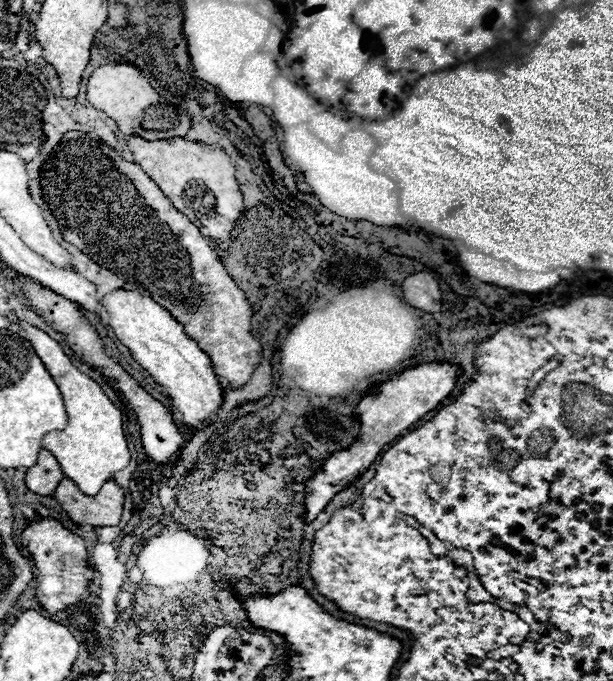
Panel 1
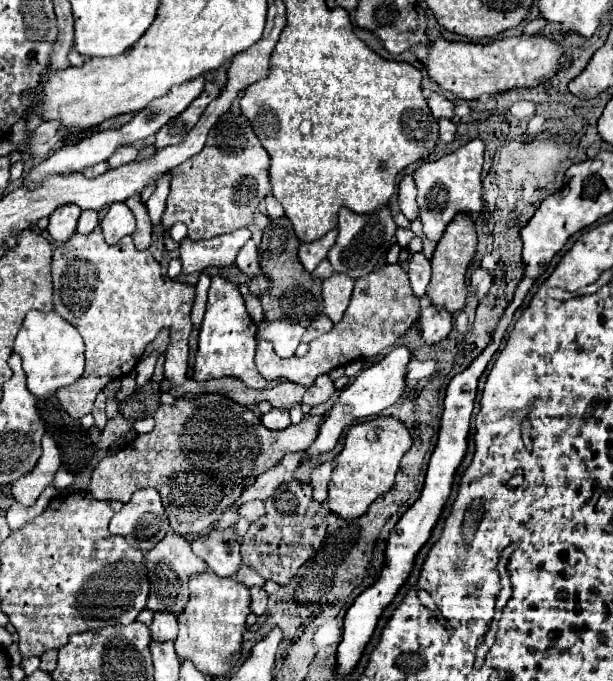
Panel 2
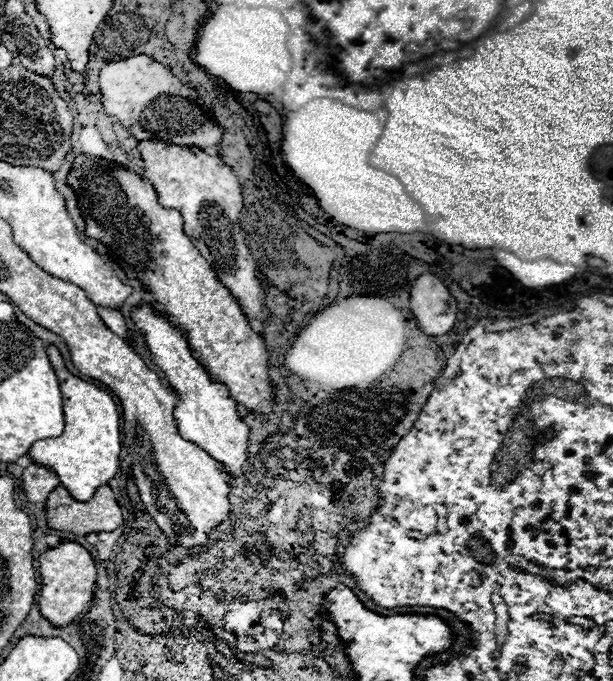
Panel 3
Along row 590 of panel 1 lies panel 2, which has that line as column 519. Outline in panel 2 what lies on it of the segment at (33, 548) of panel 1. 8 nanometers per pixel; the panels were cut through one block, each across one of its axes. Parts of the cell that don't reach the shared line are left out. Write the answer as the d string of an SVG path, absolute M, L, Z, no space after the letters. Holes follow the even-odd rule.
M542 36L500 38L488 44L448 42L444 38L436 38L428 44L428 56L422 60L422 64L428 70L430 80L436 82L440 88L454 92L464 100L472 100L478 96L508 92L514 88L538 86L540 82L556 74L560 56L562 48Z

